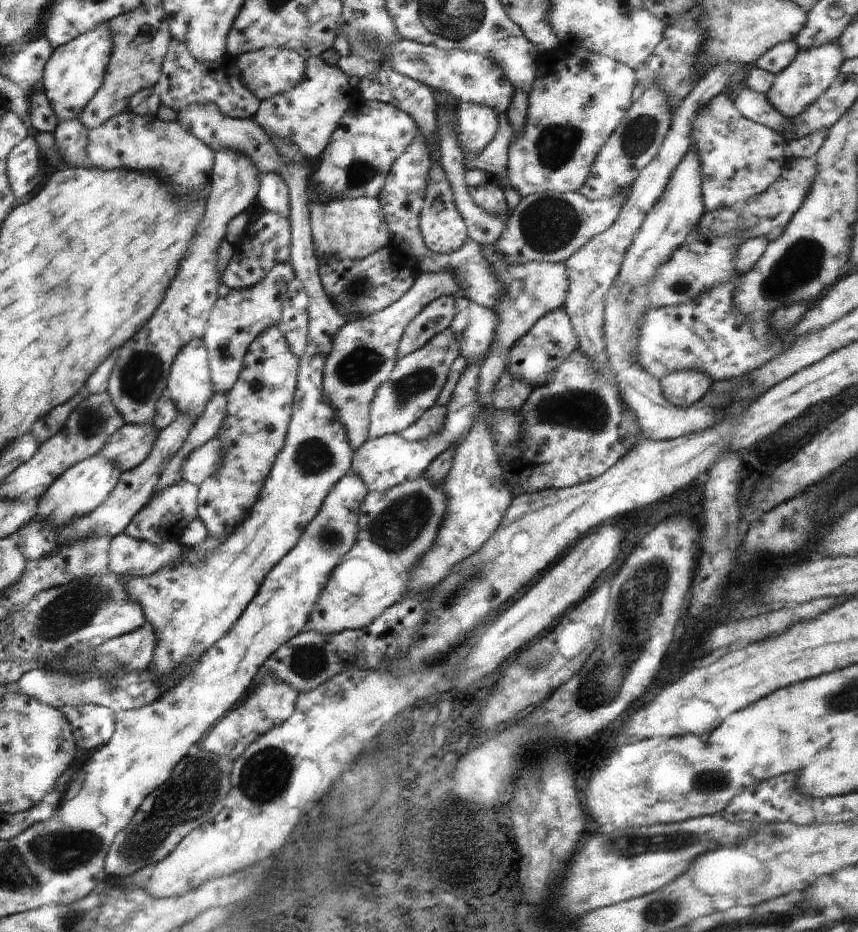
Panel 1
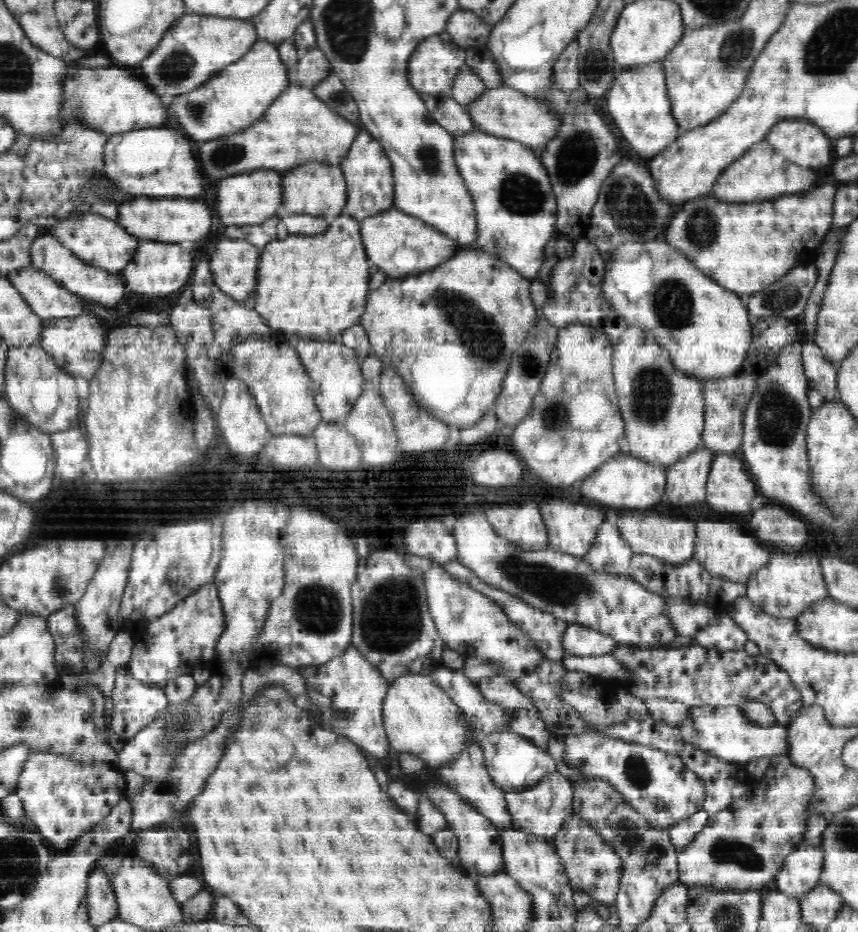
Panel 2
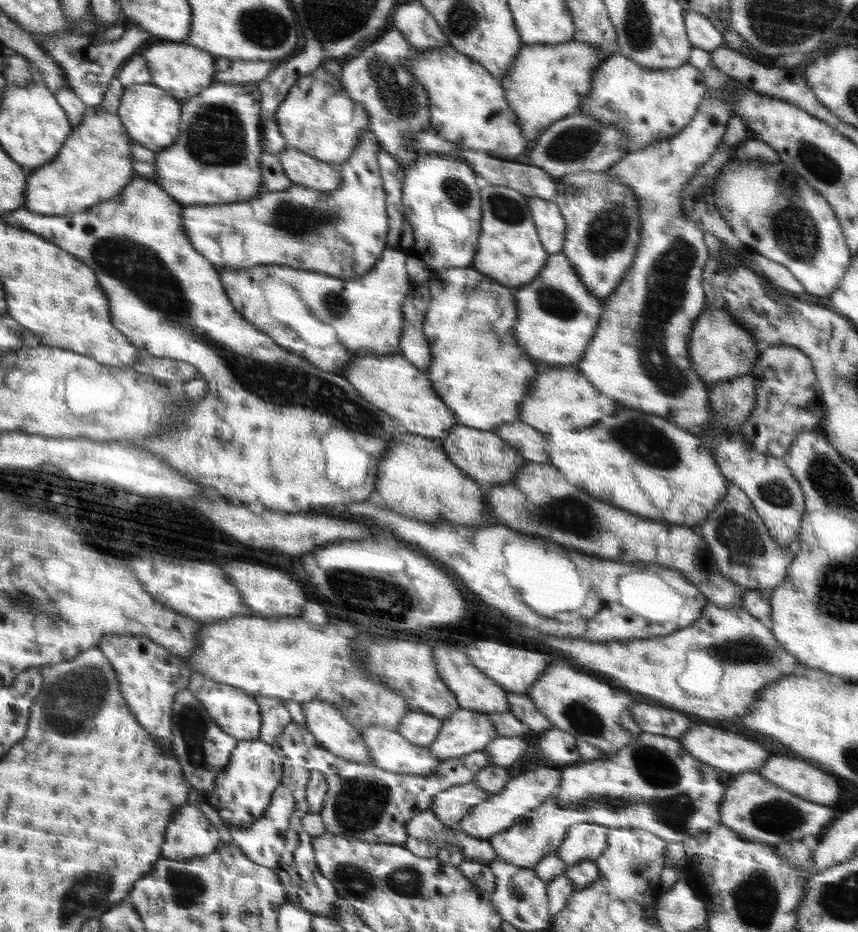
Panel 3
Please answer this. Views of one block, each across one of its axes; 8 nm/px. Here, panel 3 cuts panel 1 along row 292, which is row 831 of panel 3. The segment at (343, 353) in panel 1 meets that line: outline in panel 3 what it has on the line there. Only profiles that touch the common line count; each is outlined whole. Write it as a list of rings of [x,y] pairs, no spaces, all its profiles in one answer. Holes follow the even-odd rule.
[[[429,809],[408,820],[405,831],[414,839],[438,844],[440,849],[446,846],[456,848],[462,854],[464,862],[474,860],[489,866],[494,862],[494,858],[498,858],[488,840],[475,838],[458,828],[444,827],[444,824]]]

